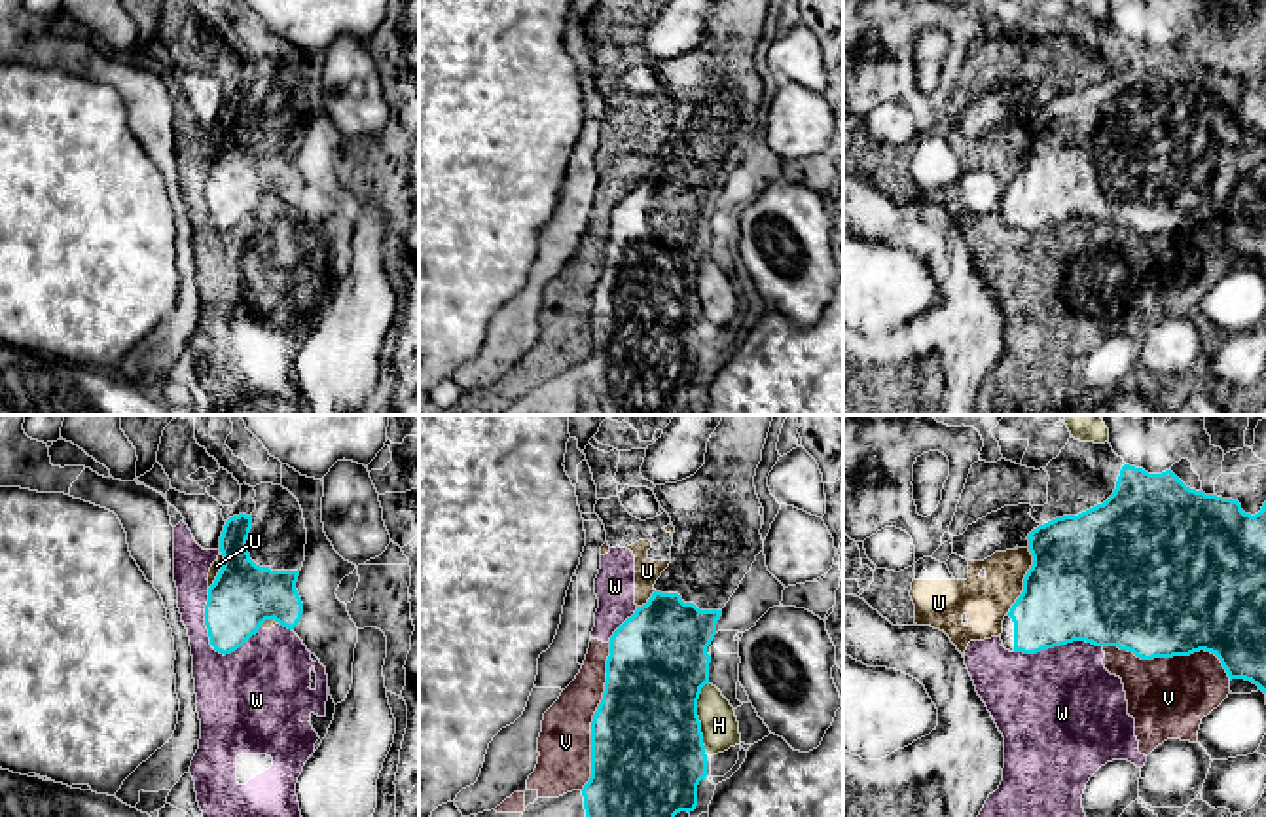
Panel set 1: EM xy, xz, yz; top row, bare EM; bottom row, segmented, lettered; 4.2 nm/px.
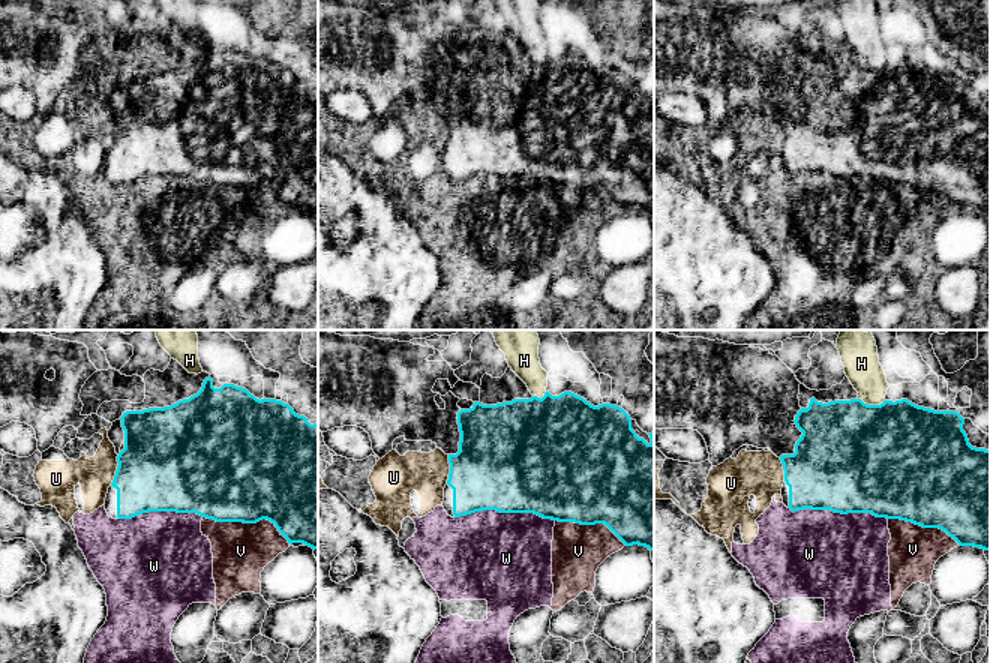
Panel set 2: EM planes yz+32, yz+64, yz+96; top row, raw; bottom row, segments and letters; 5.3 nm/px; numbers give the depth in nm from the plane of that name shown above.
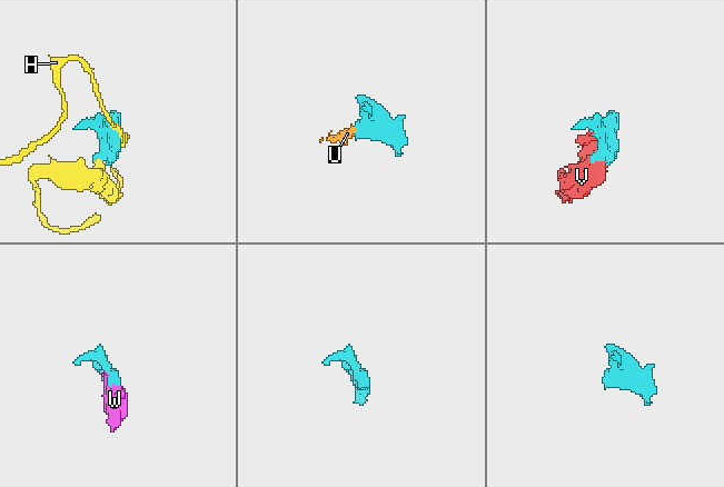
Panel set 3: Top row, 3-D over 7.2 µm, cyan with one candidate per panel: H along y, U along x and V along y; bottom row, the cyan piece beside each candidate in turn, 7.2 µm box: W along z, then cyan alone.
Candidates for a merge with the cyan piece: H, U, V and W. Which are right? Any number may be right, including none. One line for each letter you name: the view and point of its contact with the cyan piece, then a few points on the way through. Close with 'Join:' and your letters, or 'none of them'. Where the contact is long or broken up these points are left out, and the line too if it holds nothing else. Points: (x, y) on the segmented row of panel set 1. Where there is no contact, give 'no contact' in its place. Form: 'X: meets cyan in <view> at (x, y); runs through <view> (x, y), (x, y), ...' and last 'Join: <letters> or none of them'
Join: none of them

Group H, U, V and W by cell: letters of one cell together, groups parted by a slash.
H / U V W

